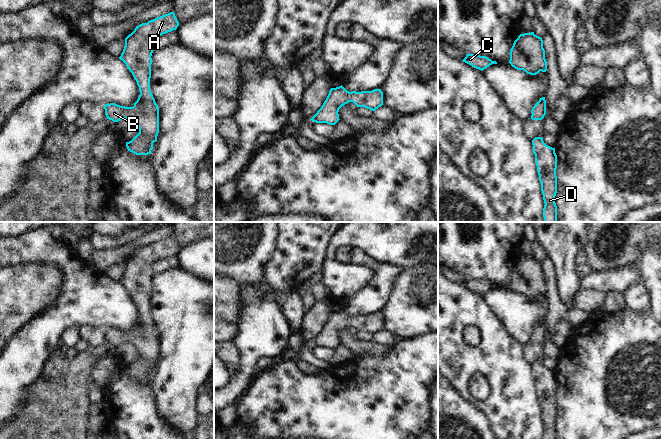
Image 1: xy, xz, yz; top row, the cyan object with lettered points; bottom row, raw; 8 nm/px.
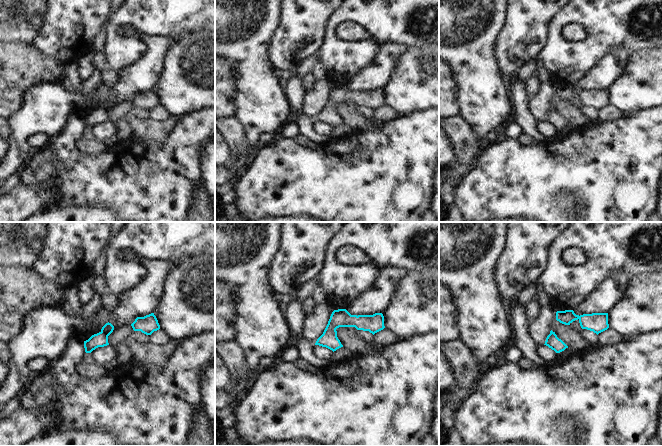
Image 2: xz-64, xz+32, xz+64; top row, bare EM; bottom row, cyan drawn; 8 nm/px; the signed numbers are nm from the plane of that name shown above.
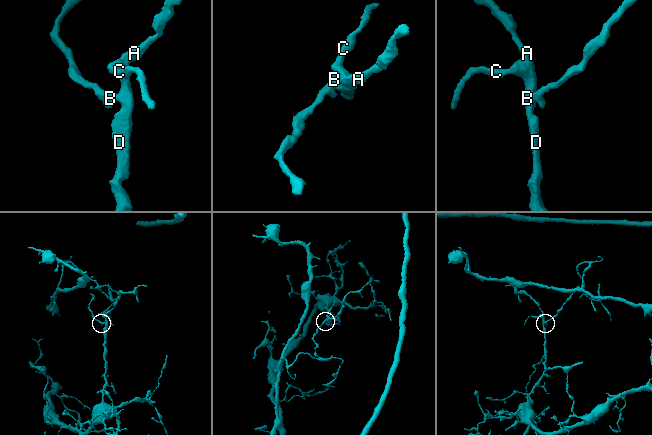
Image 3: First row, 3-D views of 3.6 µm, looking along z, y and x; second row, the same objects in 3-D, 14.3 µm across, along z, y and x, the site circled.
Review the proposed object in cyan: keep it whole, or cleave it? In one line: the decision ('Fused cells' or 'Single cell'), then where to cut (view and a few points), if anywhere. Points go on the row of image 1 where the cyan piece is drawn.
Single cell. No split.

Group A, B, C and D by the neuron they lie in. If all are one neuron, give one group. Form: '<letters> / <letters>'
A B C D

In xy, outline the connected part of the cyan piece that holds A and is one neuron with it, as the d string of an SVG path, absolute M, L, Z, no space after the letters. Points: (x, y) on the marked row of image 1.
M174 12L142 23L125 38L122 60L139 87L140 95L133 107L115 103L104 105L107 119L118 122L131 118L138 126L139 133L126 142L128 151L136 155L151 154L153 143L159 133L159 107L150 90L152 53L151 39L176 30L179 22Z

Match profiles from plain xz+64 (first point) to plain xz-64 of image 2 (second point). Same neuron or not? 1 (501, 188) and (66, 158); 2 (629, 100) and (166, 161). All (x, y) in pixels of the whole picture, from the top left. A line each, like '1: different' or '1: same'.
1: same
2: different

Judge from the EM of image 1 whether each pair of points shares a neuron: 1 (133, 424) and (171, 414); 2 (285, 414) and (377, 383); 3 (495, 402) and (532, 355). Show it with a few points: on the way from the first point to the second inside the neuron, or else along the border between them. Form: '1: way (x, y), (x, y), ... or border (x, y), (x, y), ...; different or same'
1: border (153, 394), (159, 415), (176, 428); different
2: way (308, 405), (354, 405); same
3: border (523, 349), (523, 357), (531, 365); different

